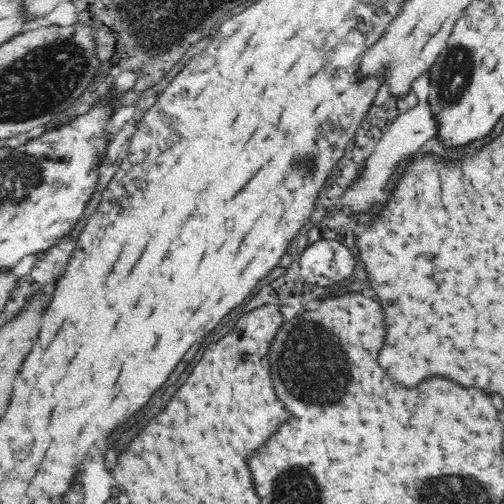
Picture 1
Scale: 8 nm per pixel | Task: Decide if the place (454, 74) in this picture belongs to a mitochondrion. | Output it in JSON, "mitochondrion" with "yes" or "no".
{"mitochondrion":"yes"}

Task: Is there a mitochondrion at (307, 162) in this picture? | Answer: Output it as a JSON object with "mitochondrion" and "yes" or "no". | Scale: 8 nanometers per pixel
{"mitochondrion":"yes"}

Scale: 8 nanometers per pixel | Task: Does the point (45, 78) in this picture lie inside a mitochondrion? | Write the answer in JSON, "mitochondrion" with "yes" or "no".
{"mitochondrion":"yes"}

